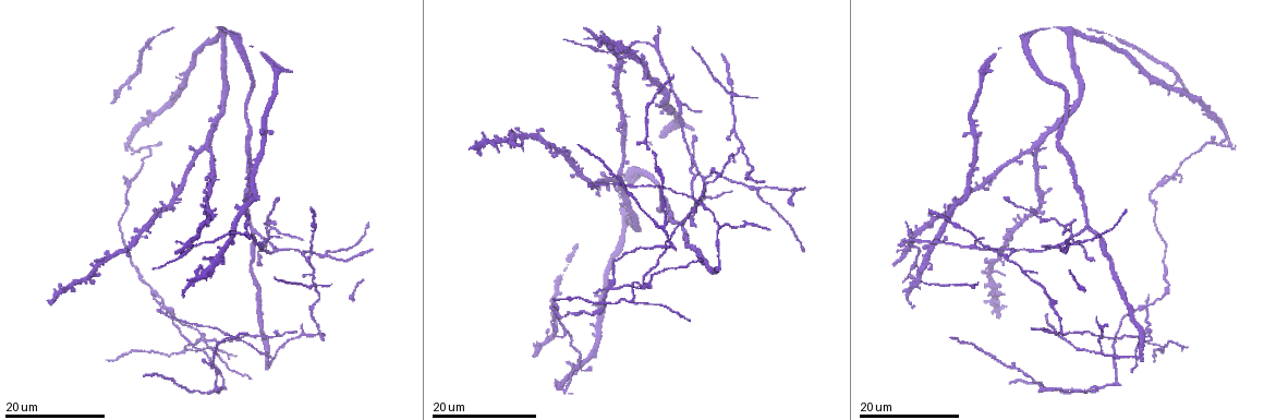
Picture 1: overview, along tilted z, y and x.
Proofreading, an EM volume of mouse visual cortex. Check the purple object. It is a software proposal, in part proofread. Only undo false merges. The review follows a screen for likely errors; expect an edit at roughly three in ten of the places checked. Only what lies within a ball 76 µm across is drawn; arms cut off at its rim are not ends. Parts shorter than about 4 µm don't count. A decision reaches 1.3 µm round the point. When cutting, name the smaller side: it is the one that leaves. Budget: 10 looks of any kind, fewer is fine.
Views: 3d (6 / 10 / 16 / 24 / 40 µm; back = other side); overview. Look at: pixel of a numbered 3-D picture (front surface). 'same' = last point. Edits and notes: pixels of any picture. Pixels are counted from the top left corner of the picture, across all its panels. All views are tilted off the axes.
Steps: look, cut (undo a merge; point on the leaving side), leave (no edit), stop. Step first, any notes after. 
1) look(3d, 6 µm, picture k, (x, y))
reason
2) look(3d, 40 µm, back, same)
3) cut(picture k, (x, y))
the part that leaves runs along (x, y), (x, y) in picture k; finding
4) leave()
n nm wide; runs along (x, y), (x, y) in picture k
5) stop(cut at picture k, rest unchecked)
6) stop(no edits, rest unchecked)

look(3d, 24 µm, picture 1, (213, 242))

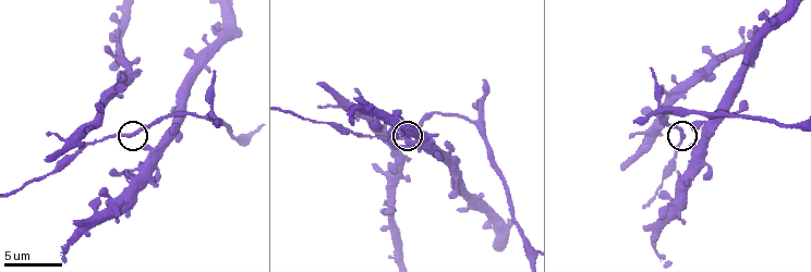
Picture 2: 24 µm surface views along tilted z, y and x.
look(3d, 10 µm, picture 2, (132, 133))

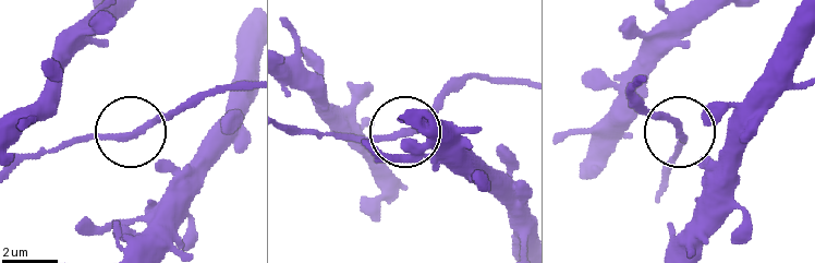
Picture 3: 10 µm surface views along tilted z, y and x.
look(3d, 6 µm, picture 3, (136, 135))
zoom in

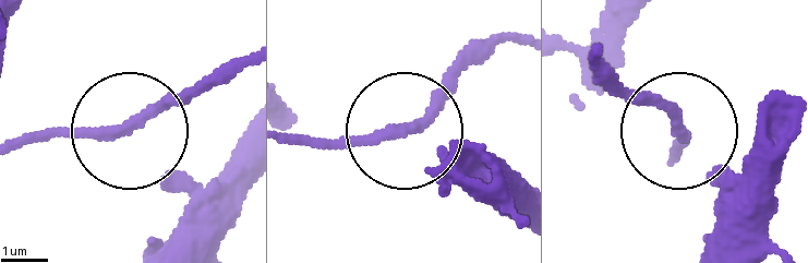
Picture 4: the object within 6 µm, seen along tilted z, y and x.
leave()
180 nm wide; runs along (248, 58), (133, 121), (19, 136) in picture 4; one cell here

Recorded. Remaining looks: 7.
look(3d, 16 µm, picture 1, (993, 250))

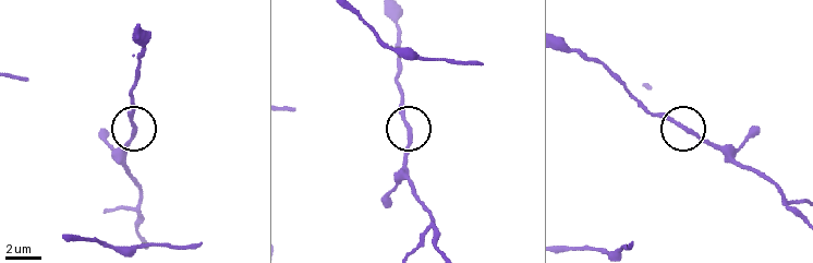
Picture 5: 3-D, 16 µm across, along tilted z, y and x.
look(3d, 6 µm, picture 5, (686, 130))

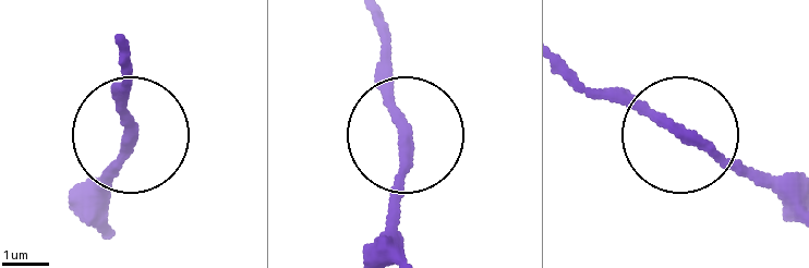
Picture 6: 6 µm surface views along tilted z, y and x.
leave()
continuous, no second cell

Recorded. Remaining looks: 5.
look(3d, 24 µm, picture 1, (326, 255))
small branch off a trunk

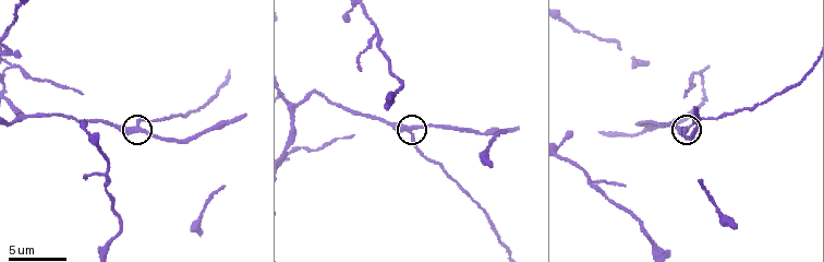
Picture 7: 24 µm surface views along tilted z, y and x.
look(3d, 10 µm, picture 7, (136, 128))
closer look

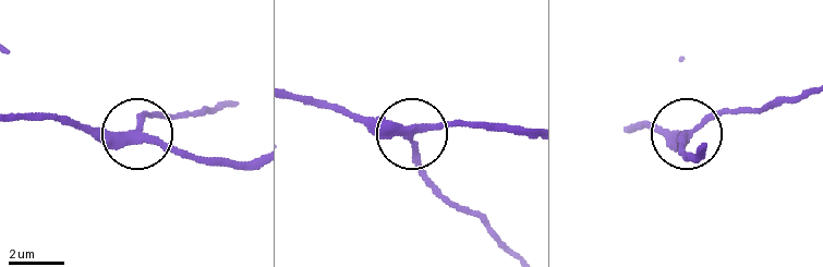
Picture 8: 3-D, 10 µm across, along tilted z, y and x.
look(3d, 6 µm, picture 8, (139, 132))
zoom in

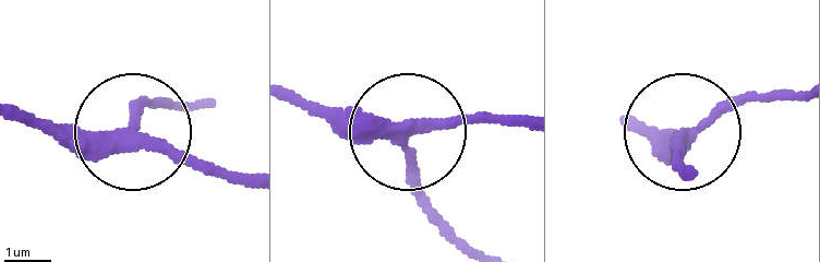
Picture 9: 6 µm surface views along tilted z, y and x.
leave()
runs along (620, 120), (654, 141), (687, 135), (685, 174) in picture 9; one cell here

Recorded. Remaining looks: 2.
look(3d, 6 µm, picture 2, (247, 133))

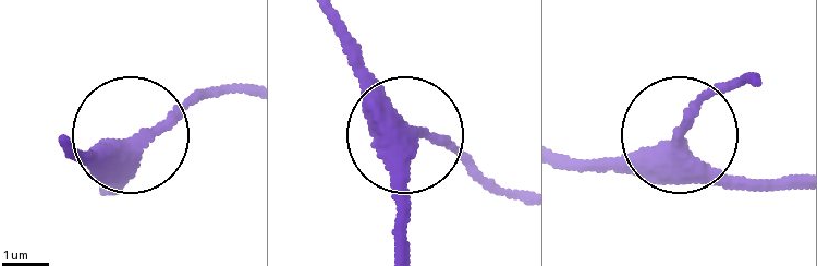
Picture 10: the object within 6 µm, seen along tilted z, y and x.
leave()
runs along (793, 179), (722, 174), (681, 135), (694, 105), (729, 84) in picture 10; one cell here

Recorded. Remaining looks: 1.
look(3d, 10 µm, picture 7, (647, 129))

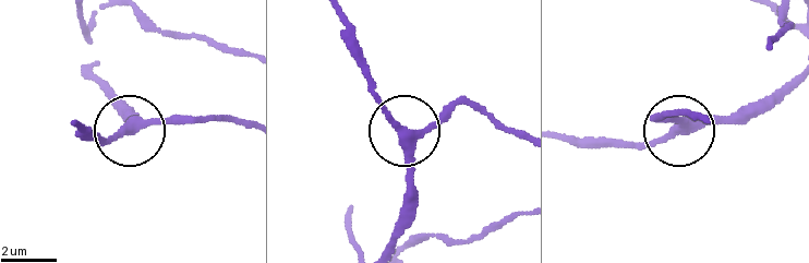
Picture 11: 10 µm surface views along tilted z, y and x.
leave()
runs along (96, 81), (125, 108), (133, 132), (190, 123) in picture 11; one cell here

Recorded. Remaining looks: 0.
stop(no edits, rest unchecked)

